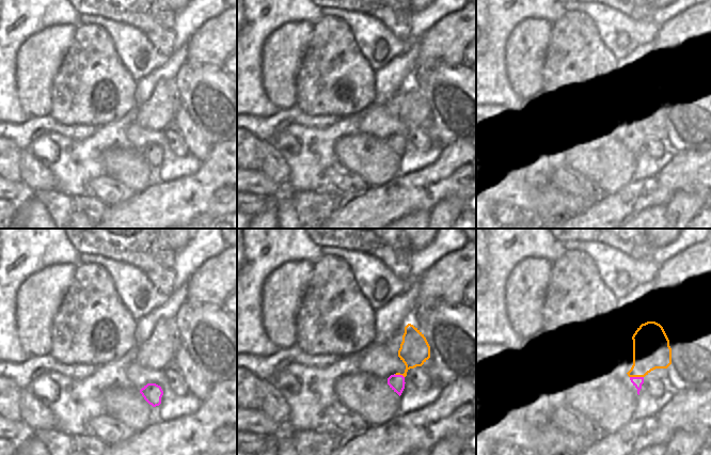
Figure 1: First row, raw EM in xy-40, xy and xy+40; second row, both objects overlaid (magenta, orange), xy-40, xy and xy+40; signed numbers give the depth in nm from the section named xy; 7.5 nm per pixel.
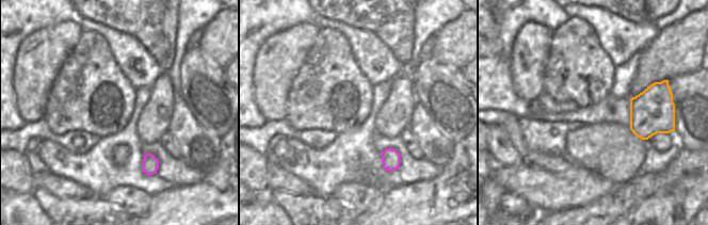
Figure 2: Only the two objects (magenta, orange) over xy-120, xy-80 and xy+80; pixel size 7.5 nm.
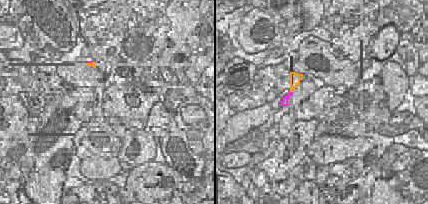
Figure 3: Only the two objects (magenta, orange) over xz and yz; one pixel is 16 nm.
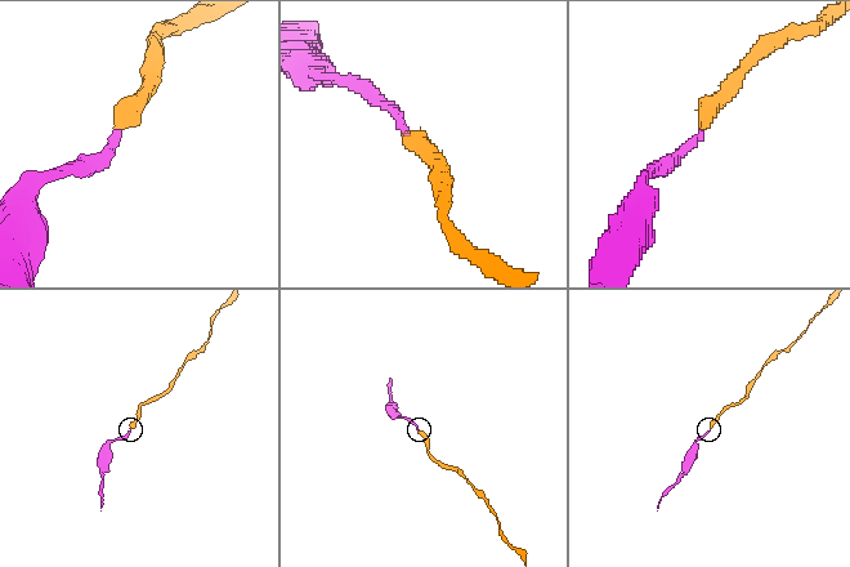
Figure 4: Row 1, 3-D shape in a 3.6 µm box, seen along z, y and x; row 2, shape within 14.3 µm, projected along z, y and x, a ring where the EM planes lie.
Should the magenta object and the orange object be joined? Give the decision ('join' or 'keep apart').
join

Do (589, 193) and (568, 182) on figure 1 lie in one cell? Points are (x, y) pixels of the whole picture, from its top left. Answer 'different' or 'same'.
same

